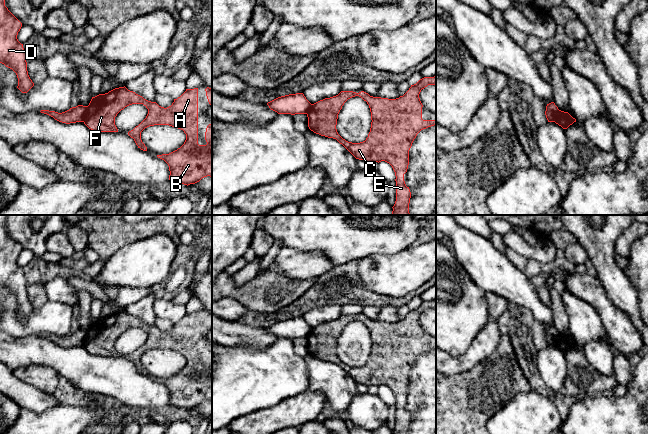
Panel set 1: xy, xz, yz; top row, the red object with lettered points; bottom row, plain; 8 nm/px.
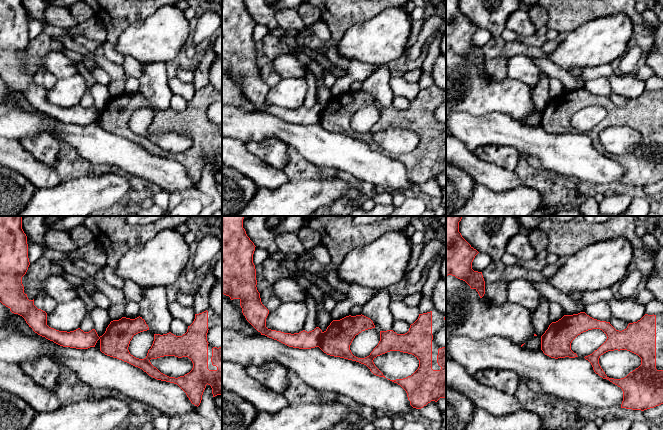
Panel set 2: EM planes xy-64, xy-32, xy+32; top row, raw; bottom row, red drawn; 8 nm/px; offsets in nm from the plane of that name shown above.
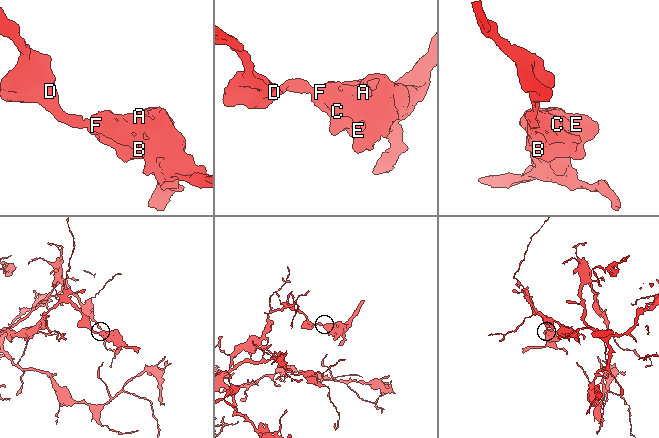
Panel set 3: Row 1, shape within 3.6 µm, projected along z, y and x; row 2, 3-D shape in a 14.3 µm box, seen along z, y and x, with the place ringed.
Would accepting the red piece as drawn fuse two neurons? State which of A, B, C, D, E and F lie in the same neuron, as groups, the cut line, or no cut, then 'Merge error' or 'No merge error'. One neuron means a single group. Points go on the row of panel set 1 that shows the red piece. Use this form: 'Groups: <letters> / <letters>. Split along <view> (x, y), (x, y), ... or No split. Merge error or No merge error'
Groups: A B C E F / D. Split along xy (87, 106), (82, 121). Merge error

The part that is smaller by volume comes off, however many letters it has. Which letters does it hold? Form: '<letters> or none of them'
A, B, C, E, F

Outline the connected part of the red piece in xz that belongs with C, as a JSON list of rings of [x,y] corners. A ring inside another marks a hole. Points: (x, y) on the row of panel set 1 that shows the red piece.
[[[436,76],[424,77],[399,98],[373,97],[361,91],[341,91],[338,95],[320,100],[310,107],[308,127],[321,136],[336,139],[356,159],[366,162],[389,163],[396,176],[396,201],[392,215],[410,215],[411,192],[404,181],[409,165],[409,150],[417,134],[436,125],[436,120],[422,119],[419,94],[428,85],[436,85]],[[355,96],[367,102],[371,112],[368,137],[360,143],[343,139],[337,132],[338,114],[344,103]]]

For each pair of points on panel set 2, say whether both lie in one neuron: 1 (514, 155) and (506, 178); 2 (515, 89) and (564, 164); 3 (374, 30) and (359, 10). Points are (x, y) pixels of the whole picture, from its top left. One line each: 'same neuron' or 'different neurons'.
1: different neurons
2: different neurons
3: different neurons

